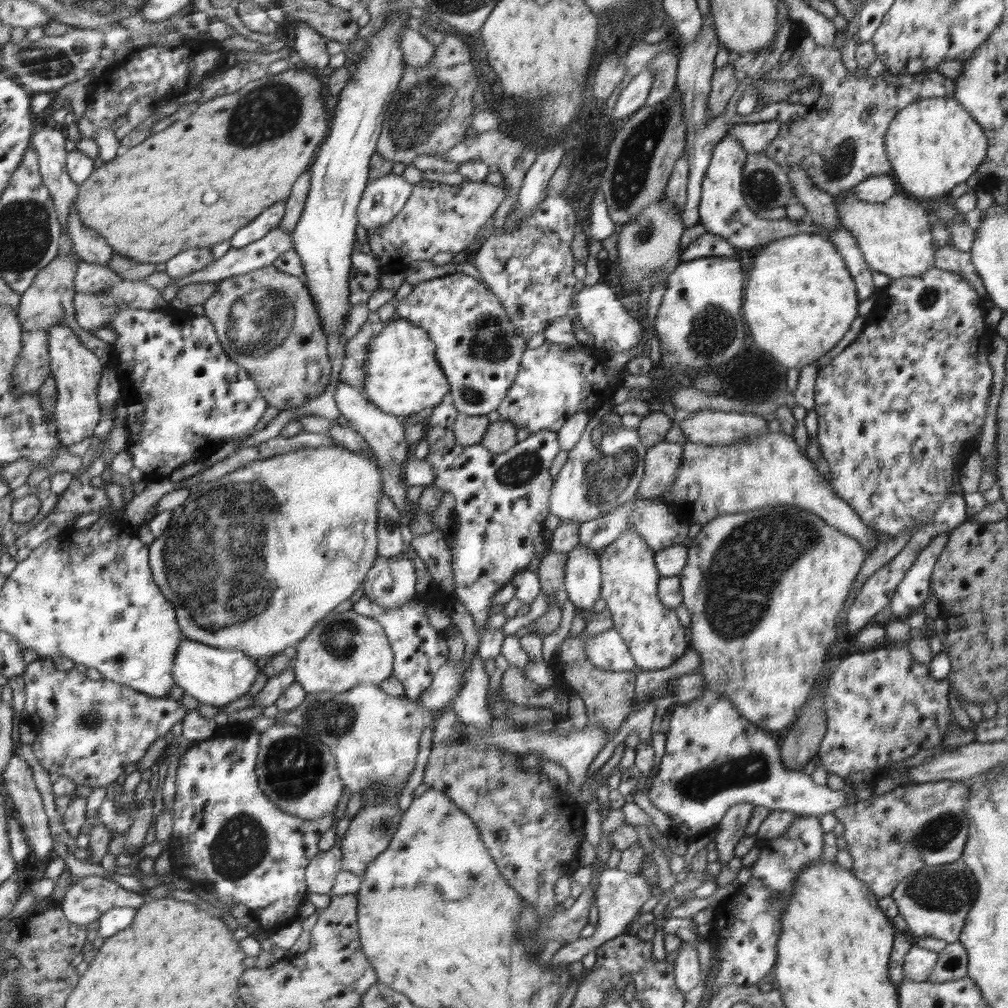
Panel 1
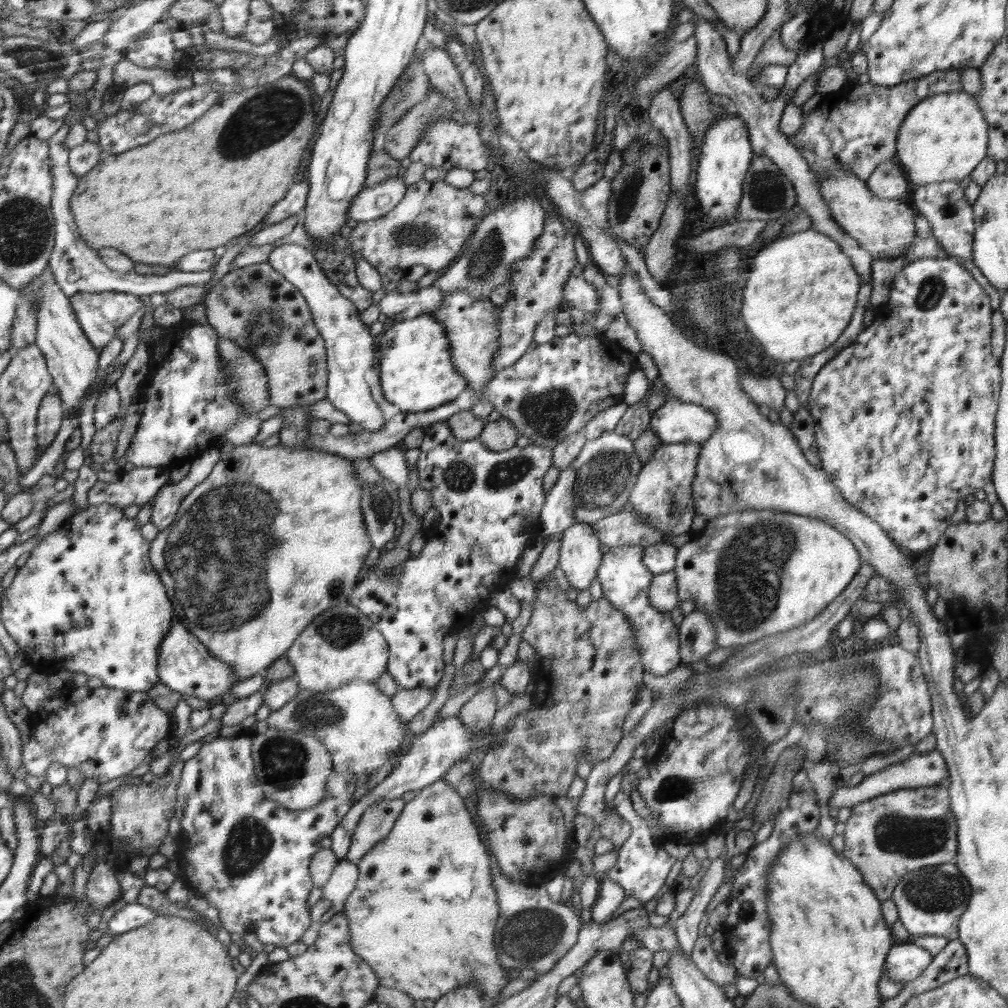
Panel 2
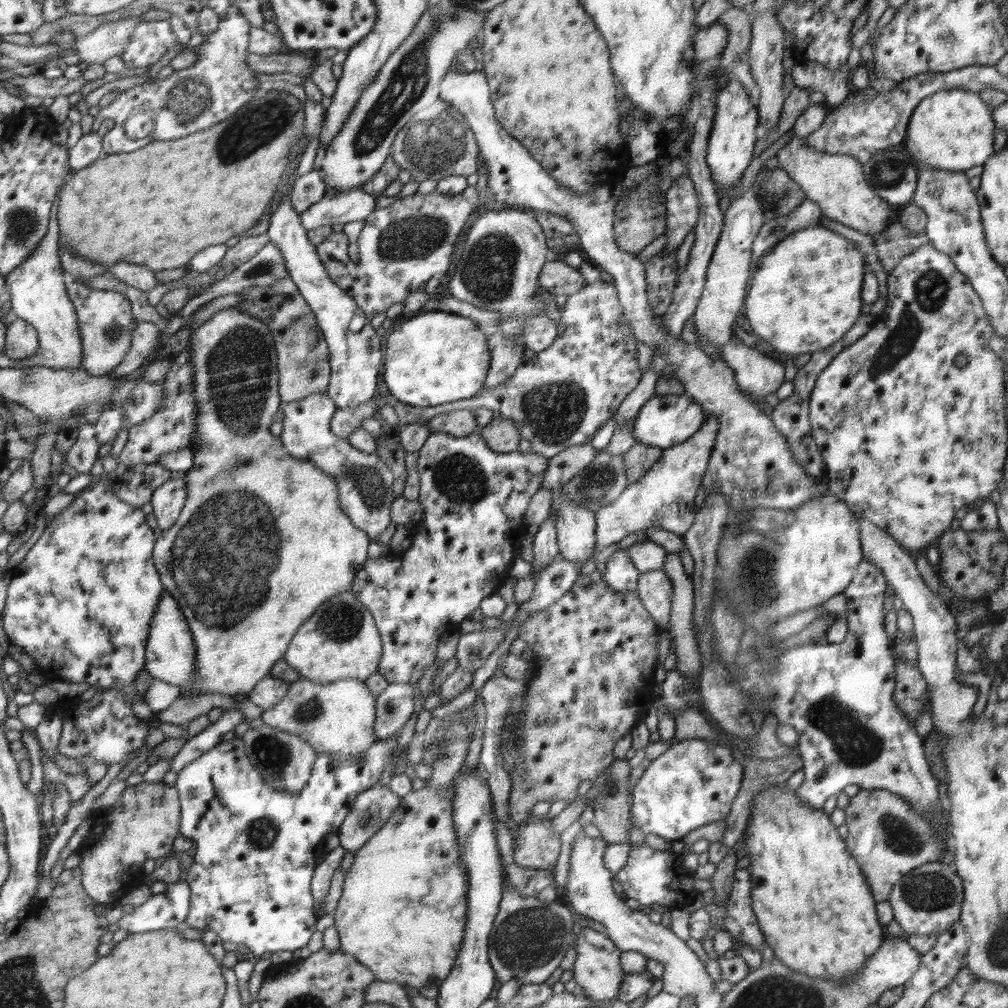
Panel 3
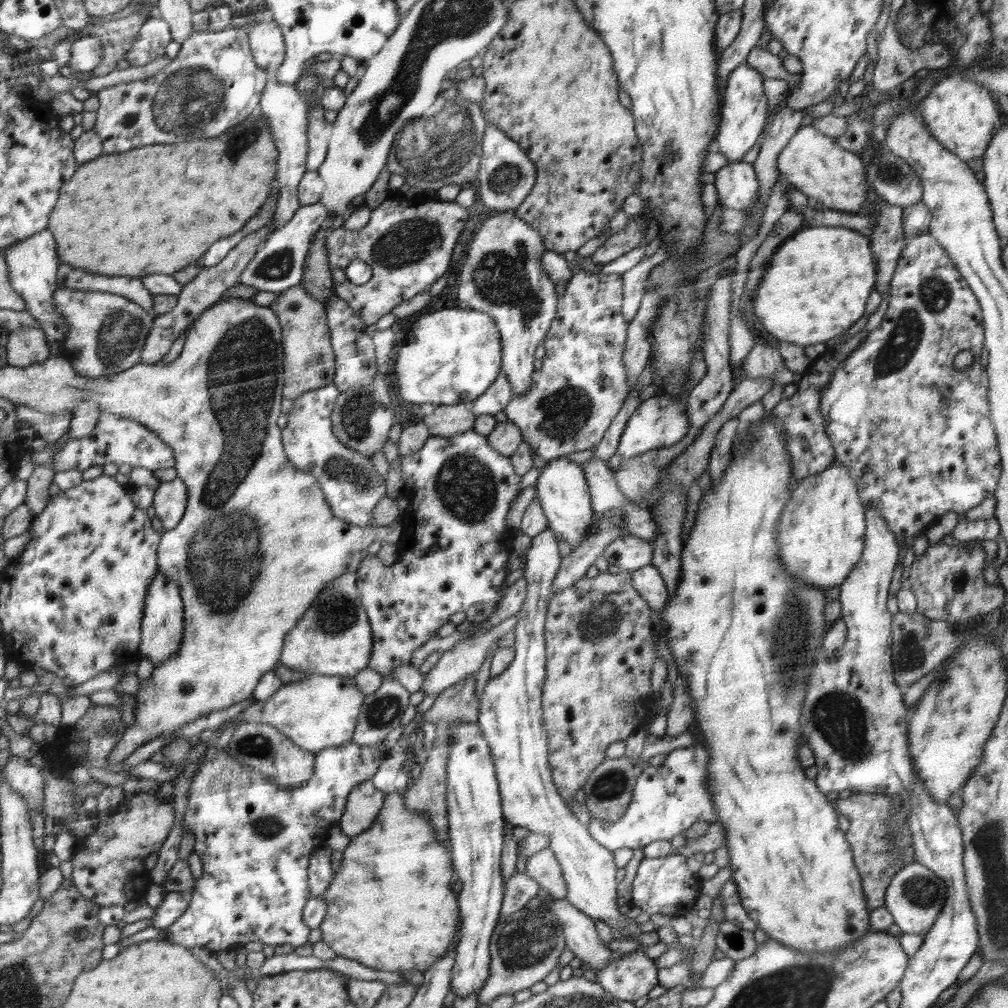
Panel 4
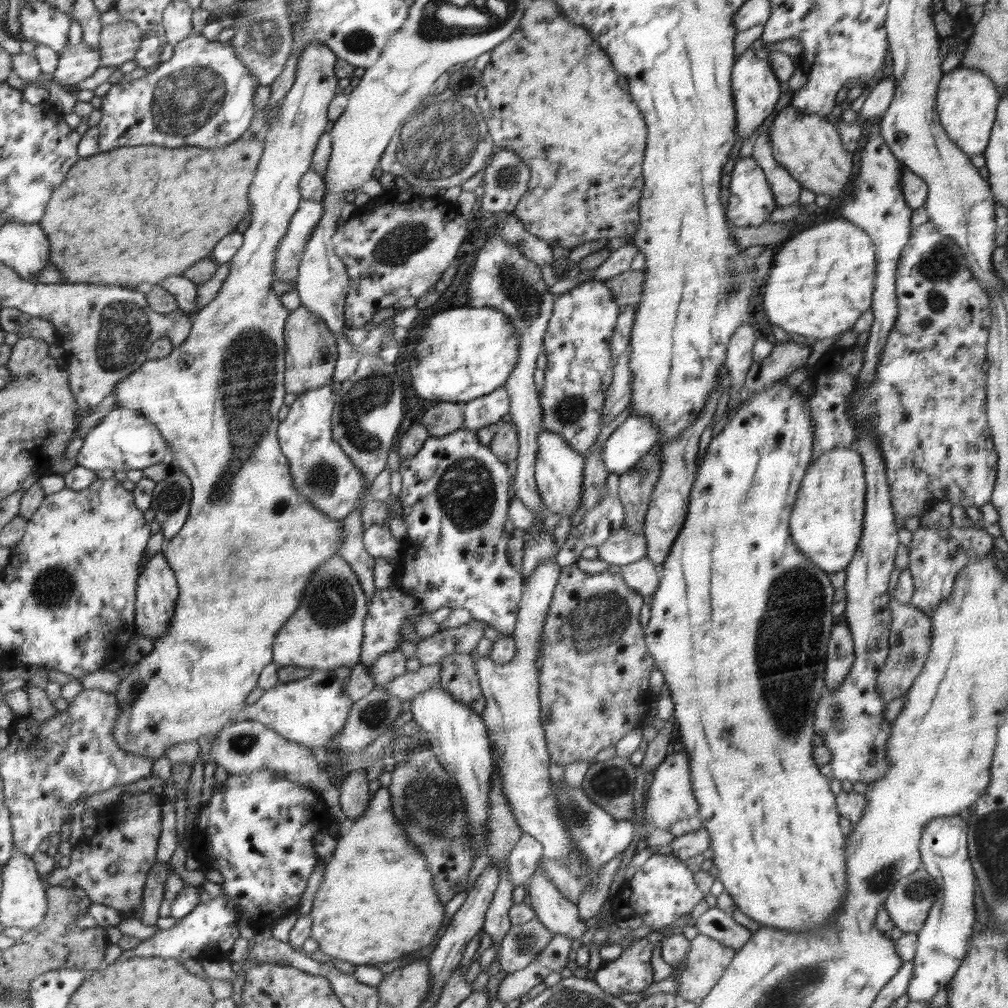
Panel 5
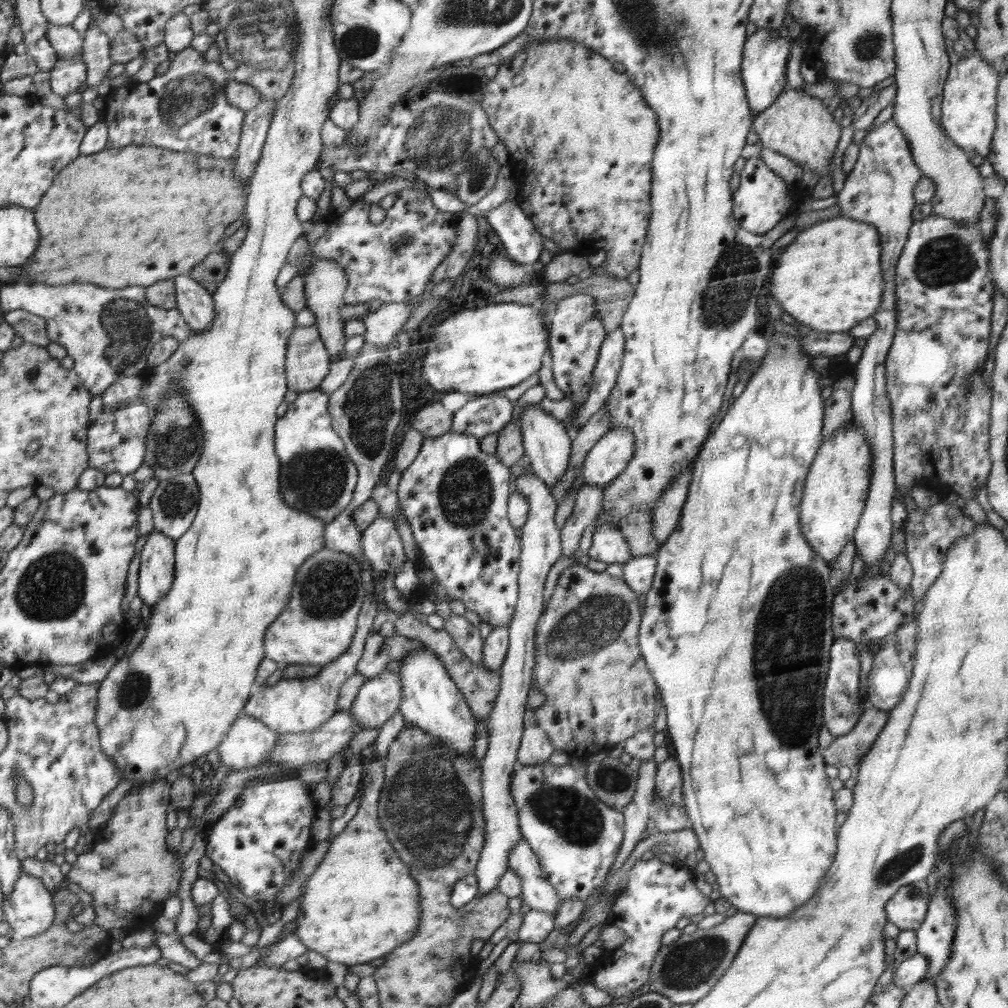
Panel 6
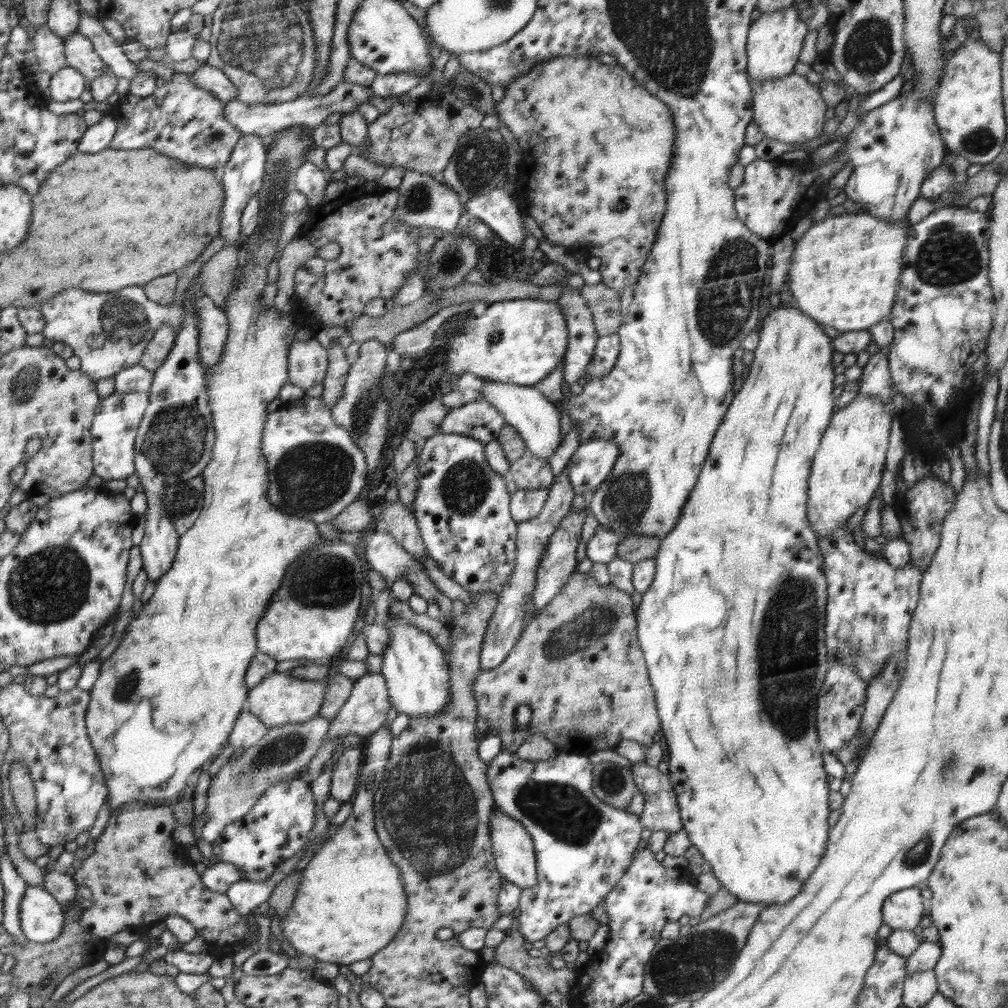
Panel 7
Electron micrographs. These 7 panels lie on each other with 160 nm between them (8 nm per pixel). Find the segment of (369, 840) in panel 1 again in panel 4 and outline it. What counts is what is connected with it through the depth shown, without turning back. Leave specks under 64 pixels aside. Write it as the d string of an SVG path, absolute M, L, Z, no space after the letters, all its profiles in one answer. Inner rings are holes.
M365 780L348 794L344 813L339 820L342 832L348 836L358 836L366 831L378 819L385 804L386 793L376 790L372 780Z

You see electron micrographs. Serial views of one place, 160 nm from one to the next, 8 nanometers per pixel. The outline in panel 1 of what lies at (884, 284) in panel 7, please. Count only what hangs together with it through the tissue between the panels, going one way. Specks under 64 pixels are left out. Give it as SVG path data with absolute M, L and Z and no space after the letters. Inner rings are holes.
M795 234L768 244L760 256L756 256L743 296L744 320L750 326L756 346L770 352L786 369L802 369L819 360L842 340L859 314L854 280L843 256L826 236L818 234Z

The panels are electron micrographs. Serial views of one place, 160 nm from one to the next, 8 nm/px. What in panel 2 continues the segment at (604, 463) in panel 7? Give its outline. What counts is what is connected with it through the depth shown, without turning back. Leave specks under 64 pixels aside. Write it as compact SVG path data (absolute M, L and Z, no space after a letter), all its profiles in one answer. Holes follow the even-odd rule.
M668 398L651 414L649 428L663 443L708 440L717 429L718 419L706 407Z

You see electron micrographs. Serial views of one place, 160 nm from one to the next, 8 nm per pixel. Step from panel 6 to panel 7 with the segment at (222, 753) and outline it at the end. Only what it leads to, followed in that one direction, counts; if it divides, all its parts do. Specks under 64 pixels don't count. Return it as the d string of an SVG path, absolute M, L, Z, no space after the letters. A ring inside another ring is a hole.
M241 712L237 723L234 724L228 744L238 752L248 750L251 746L258 745L264 739L269 728L251 712Z

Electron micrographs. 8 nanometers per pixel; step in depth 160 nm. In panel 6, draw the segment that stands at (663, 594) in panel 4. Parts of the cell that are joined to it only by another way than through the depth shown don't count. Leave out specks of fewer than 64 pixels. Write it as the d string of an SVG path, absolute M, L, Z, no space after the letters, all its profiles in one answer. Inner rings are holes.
M657 553L633 557L623 565L625 583L639 595L646 594L653 583L657 565Z

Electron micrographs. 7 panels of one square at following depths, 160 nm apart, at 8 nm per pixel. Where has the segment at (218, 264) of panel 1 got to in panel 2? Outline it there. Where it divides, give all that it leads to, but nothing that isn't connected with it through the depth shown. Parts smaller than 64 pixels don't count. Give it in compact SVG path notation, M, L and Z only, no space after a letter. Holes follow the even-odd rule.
M63 125L58 131L49 138L49 150L52 153L52 173L54 178L54 192L52 200L52 212L54 220L57 221L57 247L54 248L52 259L49 261L50 270L53 272L56 284L61 285L62 292L66 296L71 297L79 292L125 292L134 296L151 295L156 292L167 293L175 288L180 288L184 285L206 285L212 280L214 269L203 270L202 272L182 272L174 269L166 274L158 275L143 275L134 271L121 273L112 269L108 269L102 259L96 256L96 252L92 248L88 248L82 242L81 236L76 230L74 224L74 216L70 212L70 197L76 190L78 178L69 167L69 148L65 145L69 126Z

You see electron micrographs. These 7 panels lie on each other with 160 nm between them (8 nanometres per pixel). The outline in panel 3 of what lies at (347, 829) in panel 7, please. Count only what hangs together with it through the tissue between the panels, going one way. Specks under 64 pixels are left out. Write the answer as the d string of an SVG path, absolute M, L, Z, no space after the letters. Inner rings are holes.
M450 781L448 784L438 788L423 786L422 789L412 790L406 794L401 800L401 805L397 811L391 816L385 826L381 828L370 838L365 846L354 852L354 862L350 870L345 875L343 891L338 906L333 913L335 918L334 926L338 930L340 940L340 951L350 953L358 962L366 965L374 972L377 980L386 982L396 982L404 986L412 988L439 988L451 974L453 967L456 965L456 960L461 950L462 940L466 935L466 924L468 917L467 908L467 893L469 892L470 880L467 877L467 868L462 862L462 852L459 849L458 832L455 832L455 822L453 814L453 800L455 792L455 782Z

